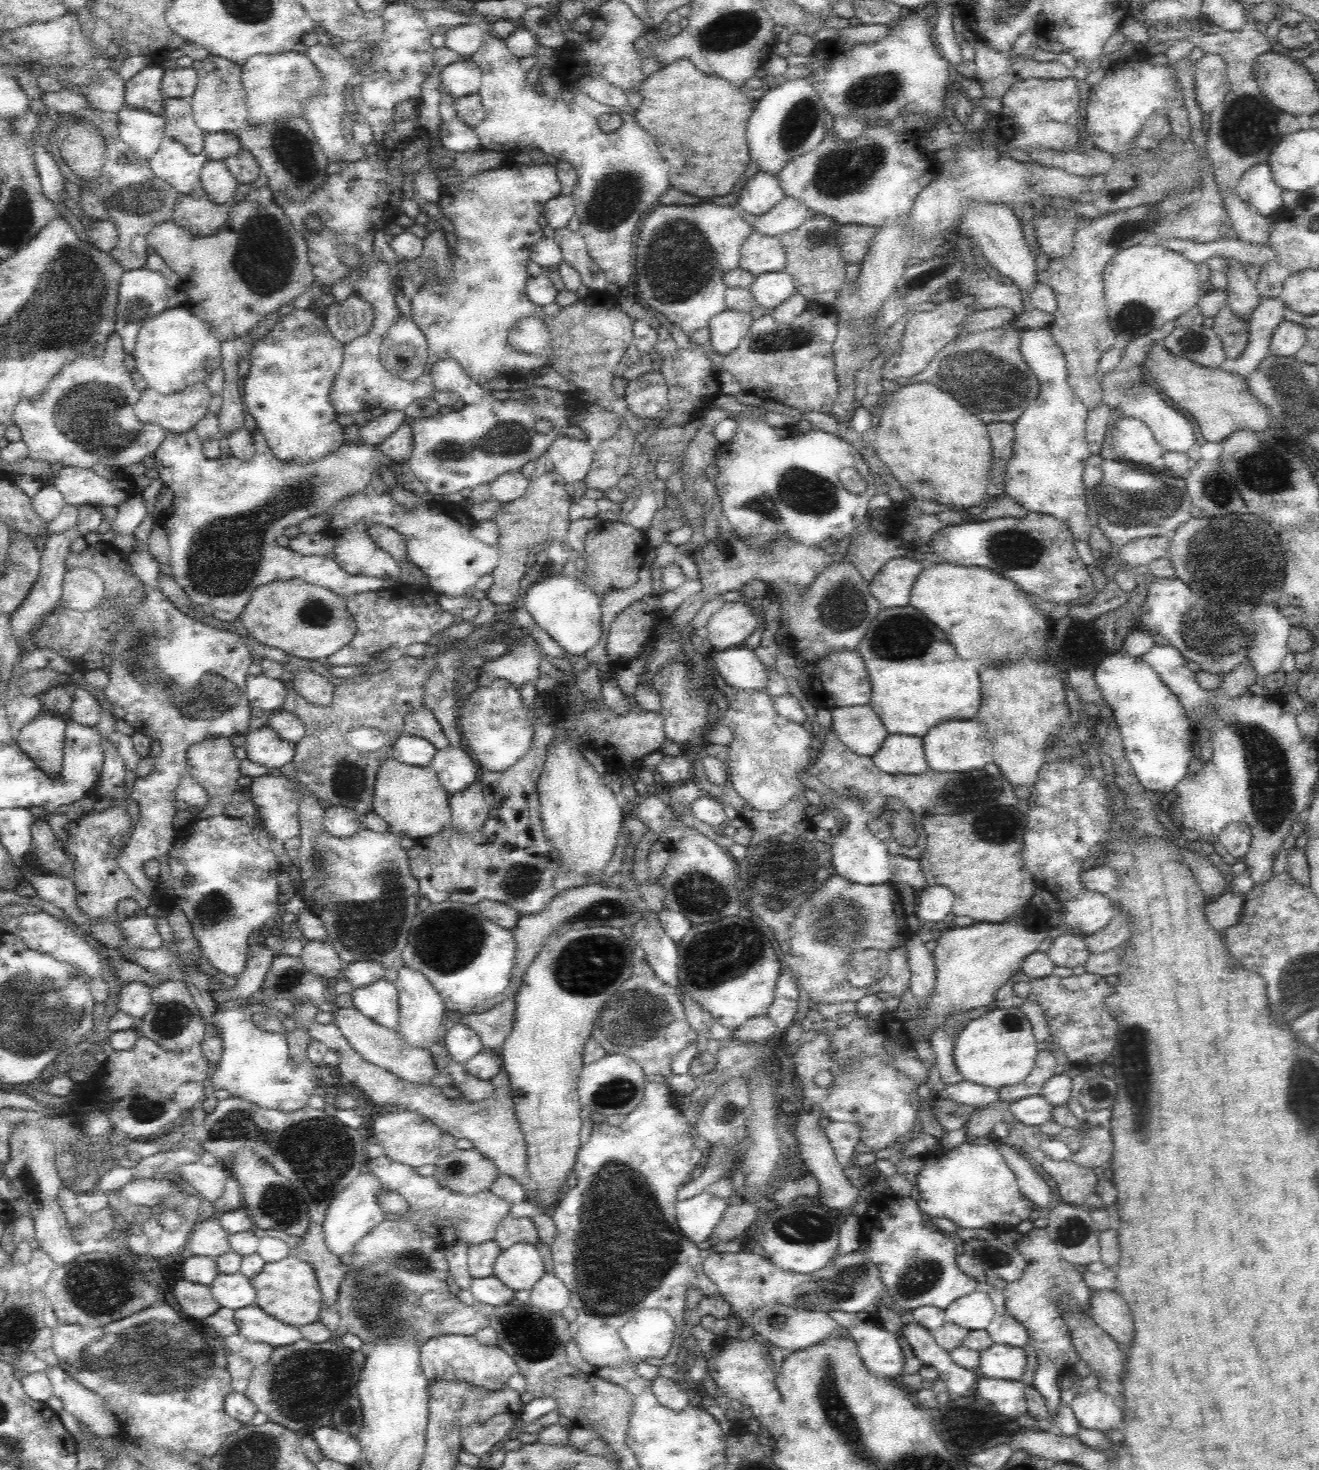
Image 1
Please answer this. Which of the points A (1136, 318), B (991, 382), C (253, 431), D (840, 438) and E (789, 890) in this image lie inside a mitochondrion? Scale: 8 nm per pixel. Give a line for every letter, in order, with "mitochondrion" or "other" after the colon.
A: mitochondrion
B: mitochondrion
C: other
D: other
E: mitochondrion

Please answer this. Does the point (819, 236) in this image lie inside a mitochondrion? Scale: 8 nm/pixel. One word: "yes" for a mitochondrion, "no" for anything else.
yes

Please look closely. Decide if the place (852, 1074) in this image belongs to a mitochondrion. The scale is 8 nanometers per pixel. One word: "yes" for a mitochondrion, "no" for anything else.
yes

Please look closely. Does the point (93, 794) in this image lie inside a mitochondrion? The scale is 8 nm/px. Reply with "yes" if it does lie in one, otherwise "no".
no

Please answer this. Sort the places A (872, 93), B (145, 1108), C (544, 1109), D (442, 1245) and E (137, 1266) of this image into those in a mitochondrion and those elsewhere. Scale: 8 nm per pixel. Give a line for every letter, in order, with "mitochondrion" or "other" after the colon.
A: mitochondrion
B: mitochondrion
C: other
D: other
E: other

